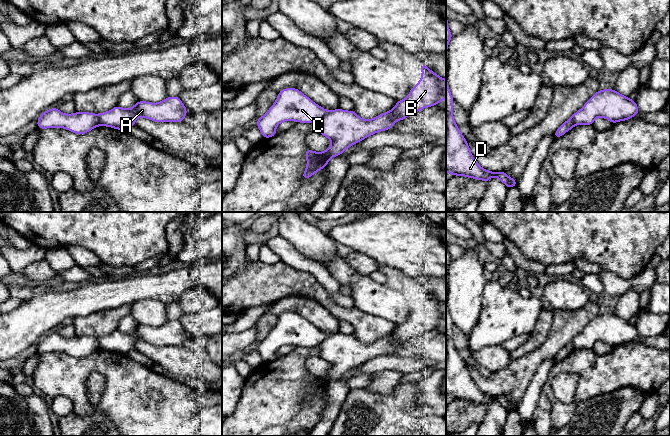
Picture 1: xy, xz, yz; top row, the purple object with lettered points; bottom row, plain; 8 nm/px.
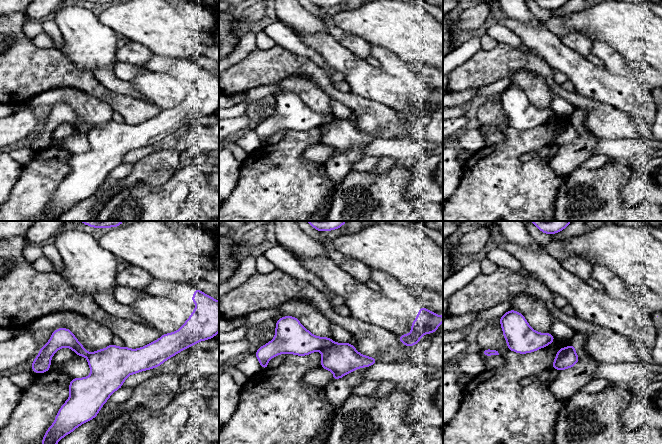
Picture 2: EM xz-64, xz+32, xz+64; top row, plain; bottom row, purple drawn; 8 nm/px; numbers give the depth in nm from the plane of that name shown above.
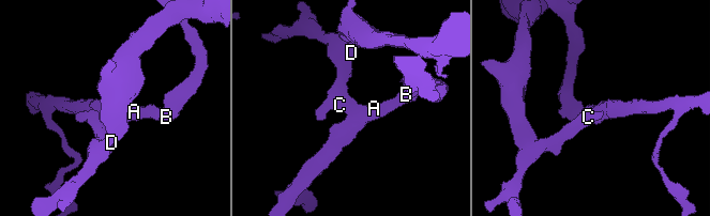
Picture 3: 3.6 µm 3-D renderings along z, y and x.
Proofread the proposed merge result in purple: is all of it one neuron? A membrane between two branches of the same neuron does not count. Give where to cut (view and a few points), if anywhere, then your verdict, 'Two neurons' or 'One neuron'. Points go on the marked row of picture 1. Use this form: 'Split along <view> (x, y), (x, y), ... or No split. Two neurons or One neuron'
Split along xy (96, 114), (101, 125). Two neurons

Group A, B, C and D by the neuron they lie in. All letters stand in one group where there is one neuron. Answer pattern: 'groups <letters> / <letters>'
groups A B / C D

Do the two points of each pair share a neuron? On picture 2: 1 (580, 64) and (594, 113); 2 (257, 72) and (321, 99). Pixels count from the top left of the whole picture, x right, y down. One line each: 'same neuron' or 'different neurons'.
1: different neurons
2: different neurons

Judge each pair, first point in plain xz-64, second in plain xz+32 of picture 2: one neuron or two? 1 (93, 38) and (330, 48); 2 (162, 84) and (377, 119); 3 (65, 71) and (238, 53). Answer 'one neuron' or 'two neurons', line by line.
1: two neurons
2: two neurons
3: two neurons

